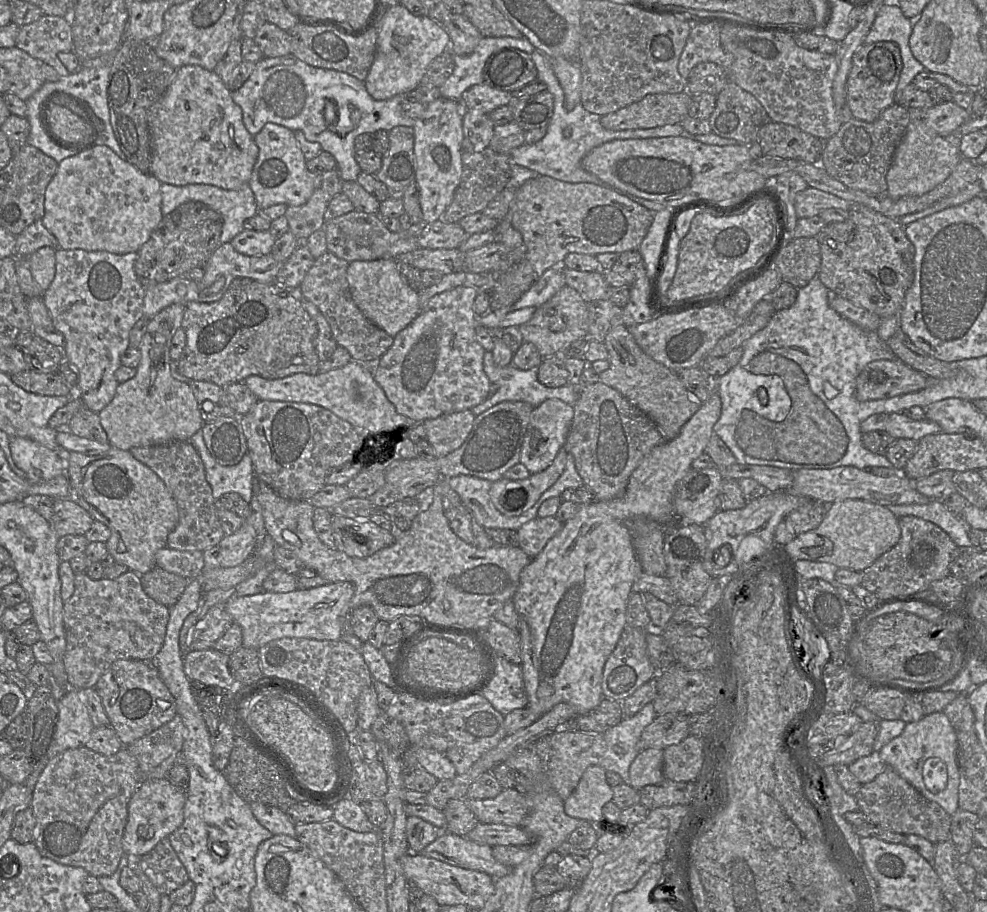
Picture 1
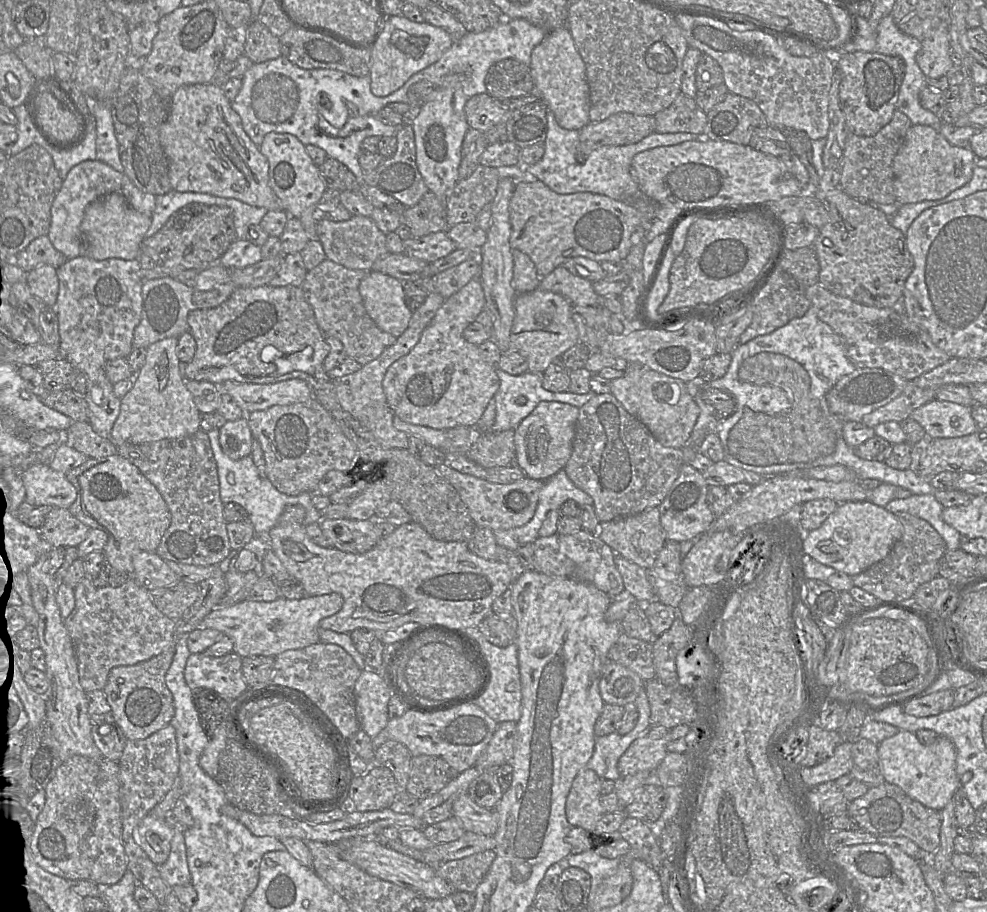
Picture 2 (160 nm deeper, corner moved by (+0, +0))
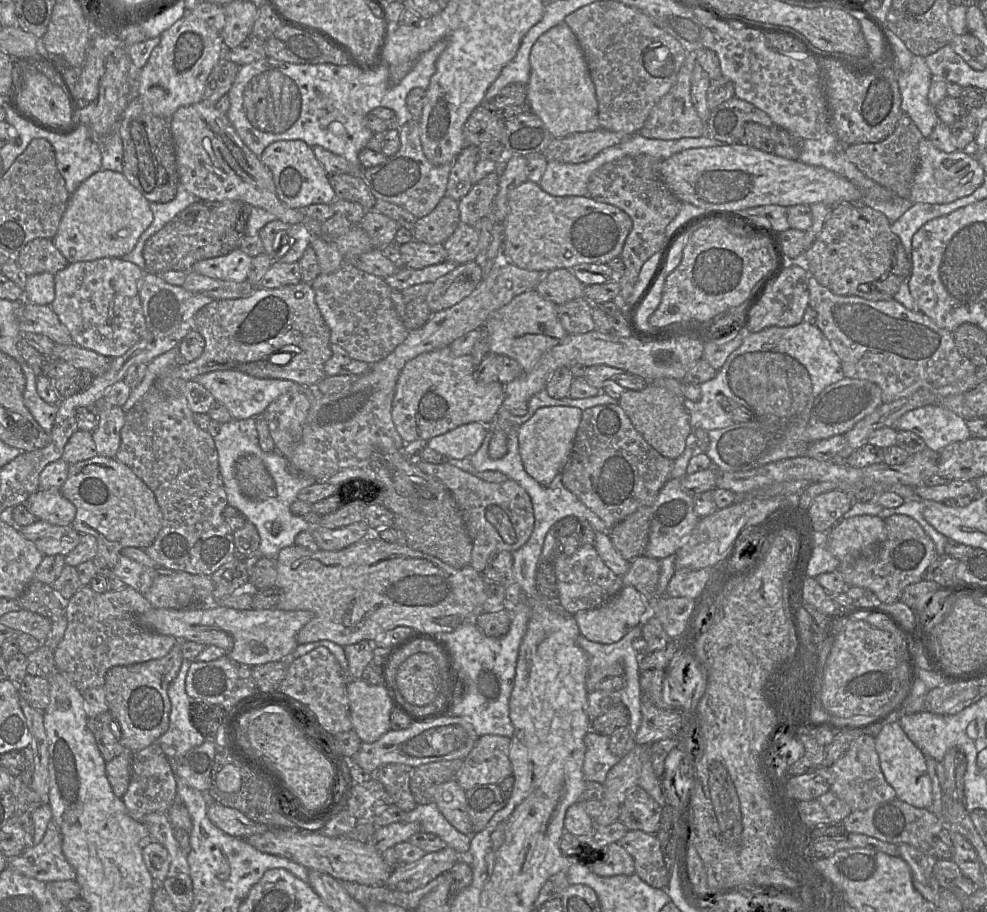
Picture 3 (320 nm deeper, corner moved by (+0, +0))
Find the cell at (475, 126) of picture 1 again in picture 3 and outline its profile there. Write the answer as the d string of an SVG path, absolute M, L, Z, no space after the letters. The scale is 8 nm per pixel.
M465 145L452 164L446 195L459 201L472 187L474 169L478 162L478 147Z

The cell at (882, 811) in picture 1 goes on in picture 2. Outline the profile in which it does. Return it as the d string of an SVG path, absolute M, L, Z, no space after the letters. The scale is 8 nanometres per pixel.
M885 781L869 787L861 797L851 801L847 813L864 829L876 836L907 837L915 842L923 855L933 855L940 844L941 811L912 799L899 786Z

